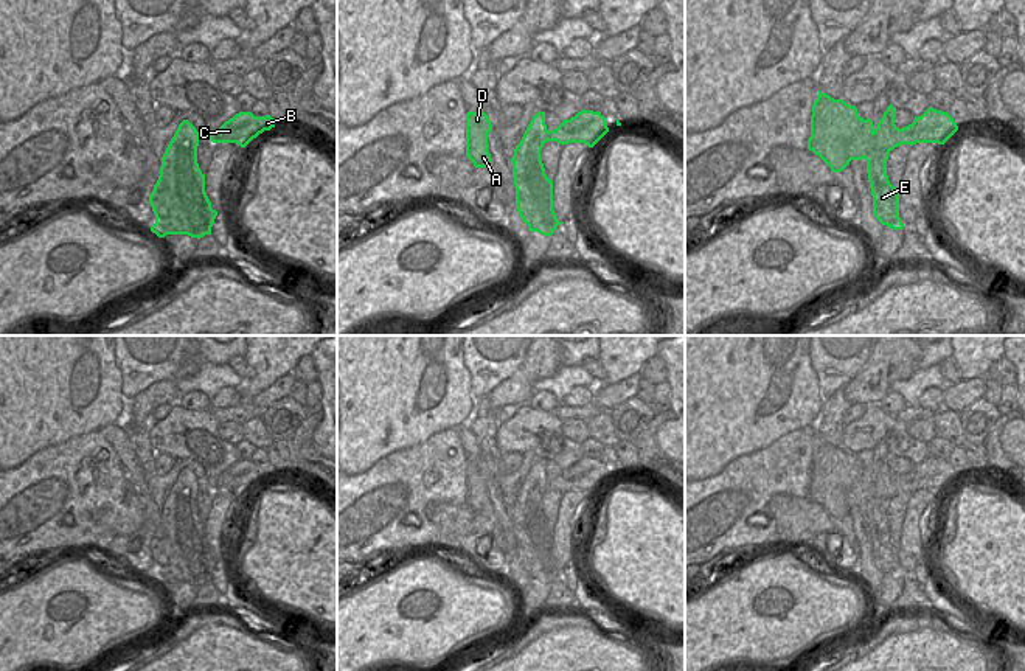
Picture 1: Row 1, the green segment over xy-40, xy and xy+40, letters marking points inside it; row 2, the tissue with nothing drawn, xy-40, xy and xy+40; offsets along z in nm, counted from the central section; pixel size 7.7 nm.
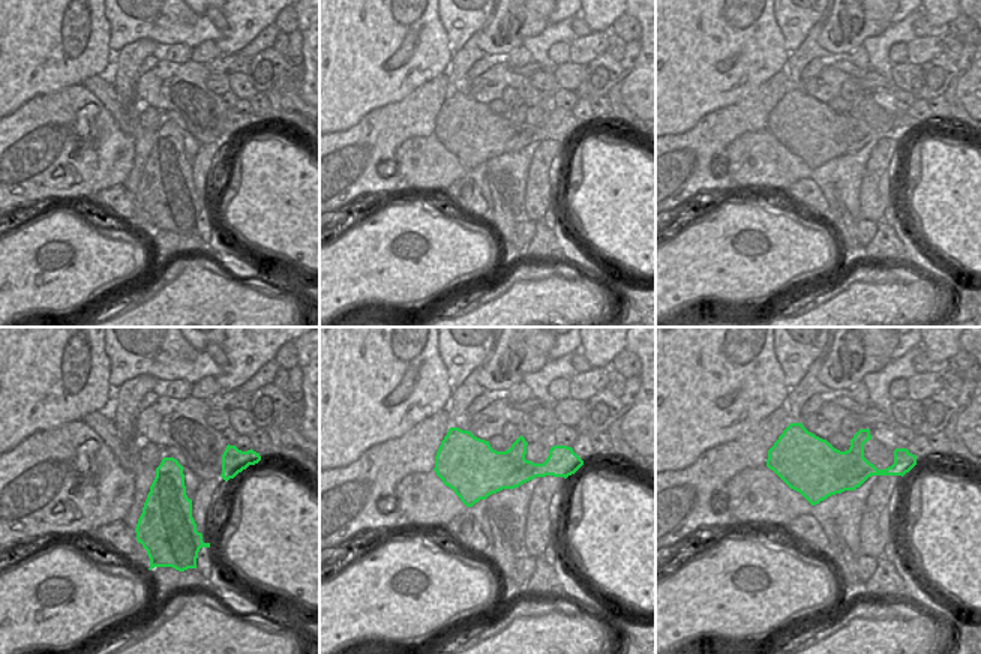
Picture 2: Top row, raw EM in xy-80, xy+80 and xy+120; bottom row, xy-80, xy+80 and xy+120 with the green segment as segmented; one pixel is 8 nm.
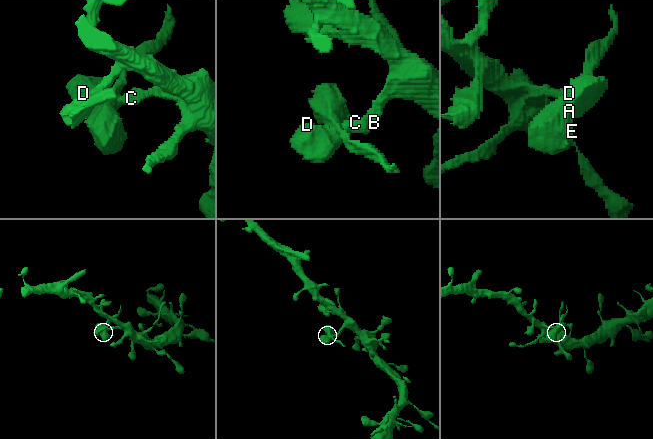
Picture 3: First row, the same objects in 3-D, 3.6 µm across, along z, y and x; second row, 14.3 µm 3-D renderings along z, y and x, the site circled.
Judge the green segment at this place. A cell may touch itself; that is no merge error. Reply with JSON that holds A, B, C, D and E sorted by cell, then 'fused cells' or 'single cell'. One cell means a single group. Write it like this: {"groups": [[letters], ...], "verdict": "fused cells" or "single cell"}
{"groups": [["A", "B", "C", "D", "E"]], "verdict": "single cell"}

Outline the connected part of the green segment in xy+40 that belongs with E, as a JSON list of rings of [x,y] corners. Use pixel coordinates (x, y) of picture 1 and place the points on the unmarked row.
[[[818,438],[812,452],[808,497],[832,520],[843,519],[851,508],[865,506],[874,565],[882,573],[902,578],[899,539],[887,523],[888,502],[901,492],[944,492],[958,474],[947,460],[929,455],[921,464],[915,464],[912,472],[899,477],[895,472],[895,460],[896,455],[890,452],[874,475],[870,466],[857,463],[856,454]]]

